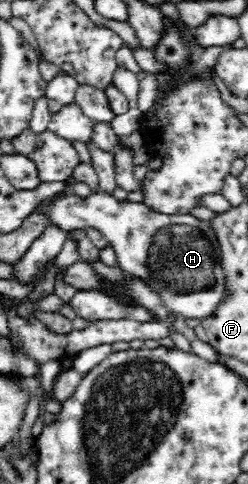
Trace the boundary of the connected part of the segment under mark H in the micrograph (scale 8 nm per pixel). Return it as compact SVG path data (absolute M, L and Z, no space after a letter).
M106 191L90 194L81 198L74 193L66 195L56 201L45 200L38 205L40 210L48 212L52 221L62 229L75 231L86 229L88 232L98 230L109 242L109 247L117 255L119 267L126 273L132 274L142 280L154 291L158 292L168 311L186 319L204 320L214 316L221 307L220 303L228 297L226 274L222 268L222 250L218 243L218 236L210 222L200 220L190 215L166 215L162 212L152 211L145 203L131 203L128 200L116 199Z

